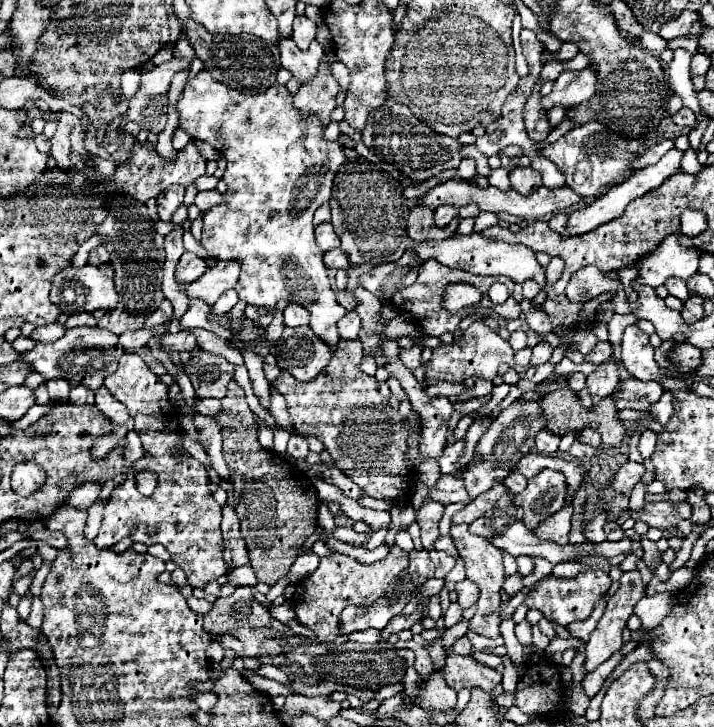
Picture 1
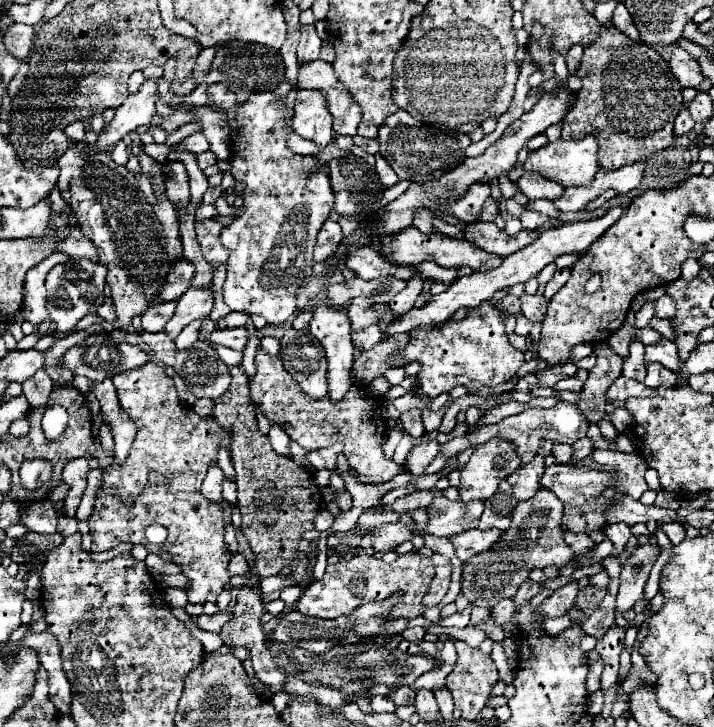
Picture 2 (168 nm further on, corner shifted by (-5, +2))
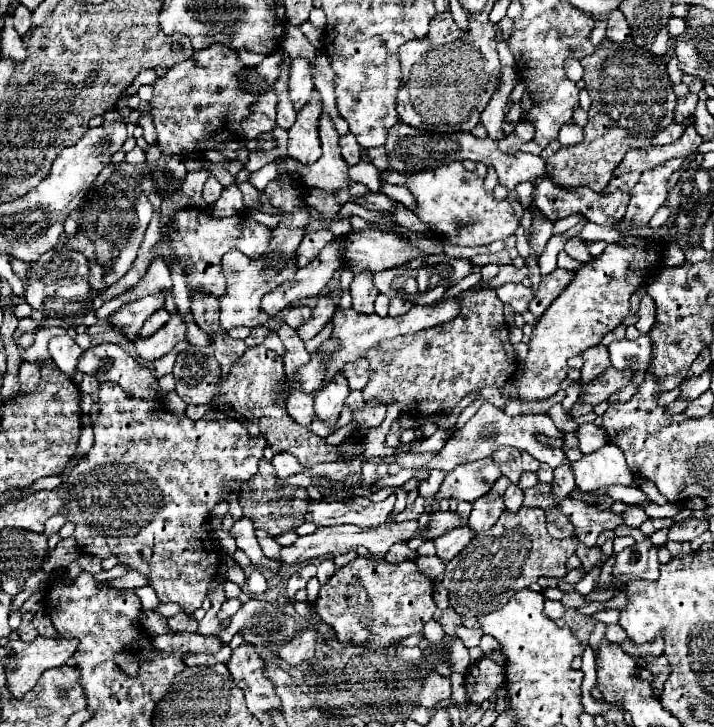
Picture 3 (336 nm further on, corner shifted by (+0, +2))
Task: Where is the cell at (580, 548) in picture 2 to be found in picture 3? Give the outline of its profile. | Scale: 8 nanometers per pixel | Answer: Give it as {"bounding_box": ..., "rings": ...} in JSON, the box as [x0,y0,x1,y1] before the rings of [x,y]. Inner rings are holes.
{"bounding_box":[576,543,602,571],"rings":[[[578,543],[578,547],[576,547],[576,555],[578,555],[578,559],[582,561],[582,567],[586,569],[586,571],[590,571],[590,567],[594,567],[594,565],[598,565],[600,561],[602,561],[602,551],[600,551],[600,547],[586,547],[586,545],[582,545],[582,543]]]}

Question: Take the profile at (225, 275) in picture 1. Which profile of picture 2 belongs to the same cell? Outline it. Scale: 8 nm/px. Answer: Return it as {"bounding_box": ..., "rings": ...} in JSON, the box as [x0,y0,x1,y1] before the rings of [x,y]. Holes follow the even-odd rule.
{"bounding_box":[165,287,213,339],"rings":[[[191,287],[187,293],[183,293],[177,301],[177,309],[175,315],[167,321],[165,325],[165,333],[175,339],[191,321],[195,319],[203,319],[211,313],[213,309],[213,289],[197,289]]]}

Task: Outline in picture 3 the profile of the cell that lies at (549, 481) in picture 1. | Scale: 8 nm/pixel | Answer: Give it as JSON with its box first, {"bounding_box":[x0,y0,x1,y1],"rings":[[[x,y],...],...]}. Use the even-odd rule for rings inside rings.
{"bounding_box":[444,507,576,617],"rings":[[[520,507],[516,513],[504,511],[488,533],[478,533],[472,545],[446,563],[444,587],[450,593],[450,607],[458,615],[480,617],[504,605],[516,591],[530,587],[538,577],[564,577],[566,561],[576,551],[576,537],[554,539],[546,531],[546,511],[540,507]]]}

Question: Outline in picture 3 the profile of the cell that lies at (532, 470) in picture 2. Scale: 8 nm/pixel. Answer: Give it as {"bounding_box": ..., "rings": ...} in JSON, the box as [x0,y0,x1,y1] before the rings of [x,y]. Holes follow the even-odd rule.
{"bounding_box":[504,483,524,511],"rings":[[[510,483],[506,493],[504,493],[504,501],[506,501],[504,505],[508,511],[518,511],[522,507],[522,501],[524,501],[524,491],[518,485]]]}

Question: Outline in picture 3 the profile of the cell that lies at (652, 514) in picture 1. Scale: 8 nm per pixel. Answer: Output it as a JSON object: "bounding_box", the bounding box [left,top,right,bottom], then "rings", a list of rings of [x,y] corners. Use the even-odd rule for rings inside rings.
{"bounding_box":[560,497,624,545],"rings":[[[570,497],[560,501],[560,511],[568,515],[572,525],[576,527],[576,537],[584,545],[596,545],[596,539],[604,529],[616,529],[624,525],[622,513],[614,513],[610,507],[600,509],[598,505]]]}

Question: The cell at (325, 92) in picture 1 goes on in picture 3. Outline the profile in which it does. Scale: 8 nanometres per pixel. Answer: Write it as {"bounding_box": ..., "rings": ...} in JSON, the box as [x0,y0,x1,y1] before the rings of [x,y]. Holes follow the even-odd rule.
{"bounding_box":[288,101,322,165],"rings":[[[308,101],[296,115],[294,125],[288,129],[288,155],[308,165],[320,157],[320,137],[318,119],[322,107],[320,103]]]}

